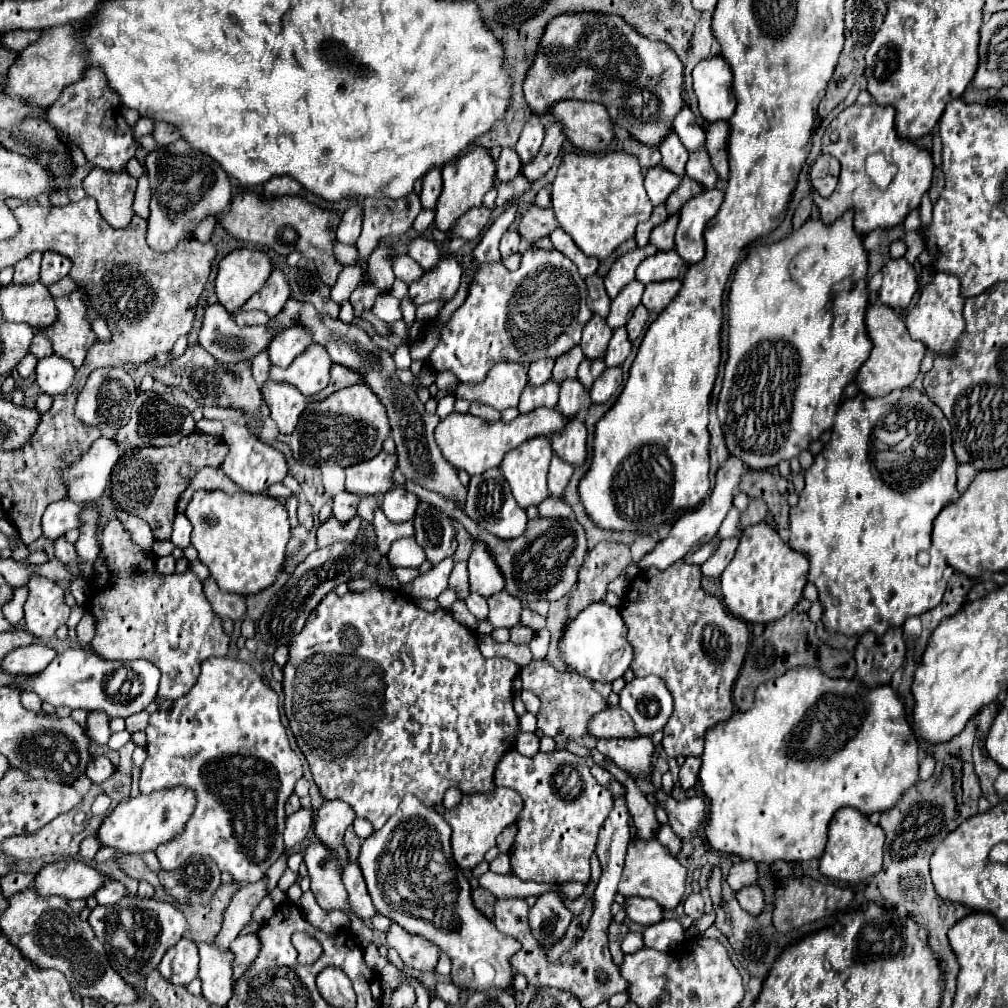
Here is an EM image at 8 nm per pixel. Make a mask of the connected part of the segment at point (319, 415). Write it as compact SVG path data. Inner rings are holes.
M356 383L332 393L322 401L308 403L294 433L278 435L278 439L288 443L294 457L306 465L322 465L334 461L340 467L350 467L358 461L376 457L382 451L382 443L388 433L390 423L384 405L368 385Z

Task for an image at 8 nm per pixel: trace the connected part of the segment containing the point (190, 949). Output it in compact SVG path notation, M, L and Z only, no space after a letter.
M182 937L164 953L158 971L174 985L188 985L198 975L198 961L200 957L196 943L188 937Z

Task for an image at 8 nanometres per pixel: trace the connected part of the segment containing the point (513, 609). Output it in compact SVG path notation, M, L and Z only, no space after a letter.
M506 591L494 593L488 597L488 621L492 623L492 627L514 627L516 623L520 623L520 611L522 611L522 603L520 599L508 595Z

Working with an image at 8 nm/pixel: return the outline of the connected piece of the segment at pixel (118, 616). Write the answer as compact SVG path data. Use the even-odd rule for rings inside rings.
M112 519L106 523L102 537L100 537L100 555L96 559L96 577L92 579L90 597L86 601L88 609L96 617L96 637L92 639L92 649L102 655L104 659L118 659L118 661L130 661L130 659L146 659L154 663L160 673L160 689L158 697L174 701L182 695L186 695L200 673L200 663L206 657L212 655L226 655L230 637L222 629L222 619L212 611L210 603L204 597L202 581L192 573L174 573L174 575L158 575L154 573L154 555L138 549L138 545L130 539L120 519Z

